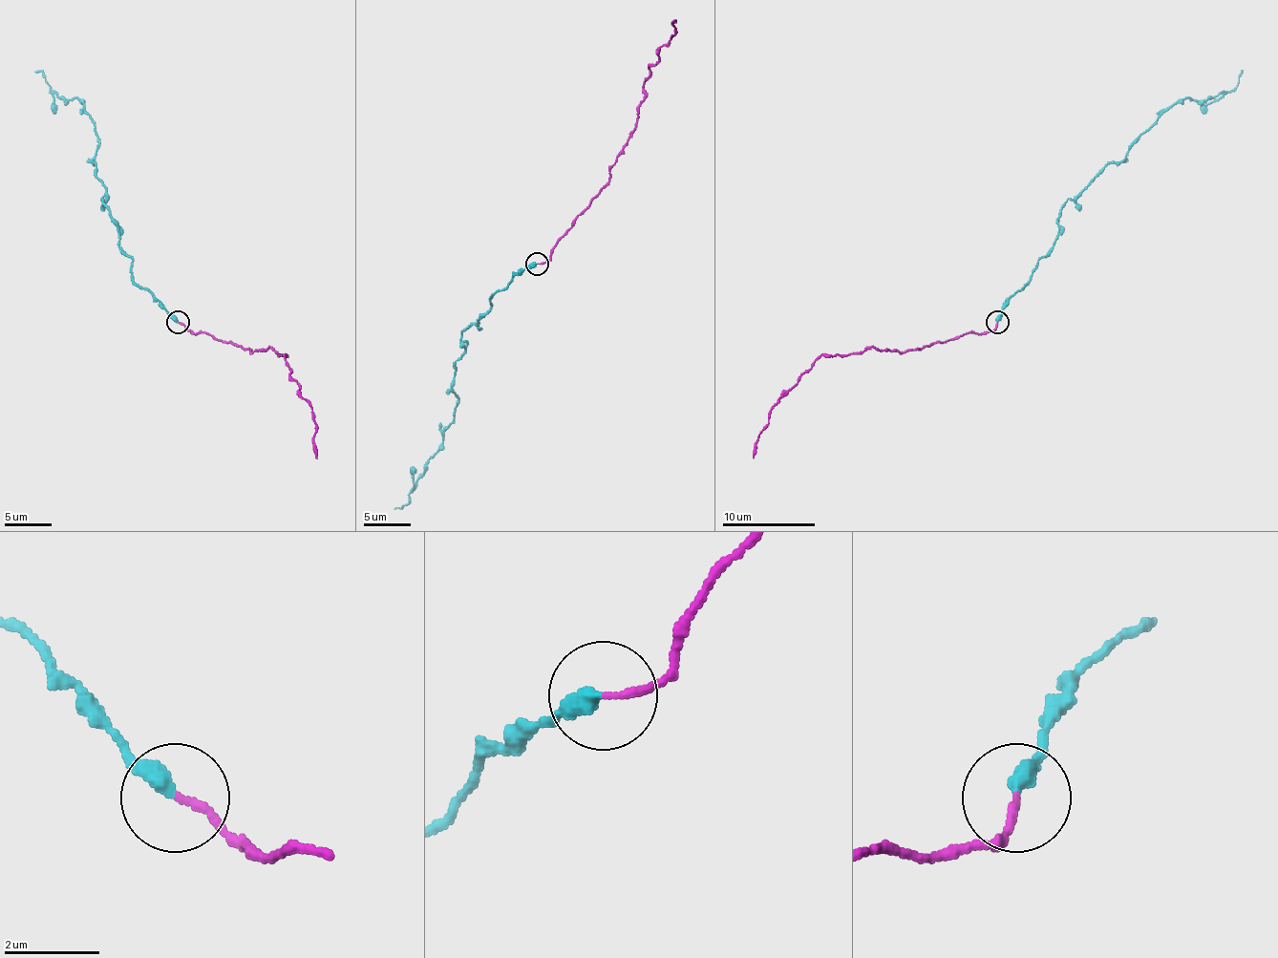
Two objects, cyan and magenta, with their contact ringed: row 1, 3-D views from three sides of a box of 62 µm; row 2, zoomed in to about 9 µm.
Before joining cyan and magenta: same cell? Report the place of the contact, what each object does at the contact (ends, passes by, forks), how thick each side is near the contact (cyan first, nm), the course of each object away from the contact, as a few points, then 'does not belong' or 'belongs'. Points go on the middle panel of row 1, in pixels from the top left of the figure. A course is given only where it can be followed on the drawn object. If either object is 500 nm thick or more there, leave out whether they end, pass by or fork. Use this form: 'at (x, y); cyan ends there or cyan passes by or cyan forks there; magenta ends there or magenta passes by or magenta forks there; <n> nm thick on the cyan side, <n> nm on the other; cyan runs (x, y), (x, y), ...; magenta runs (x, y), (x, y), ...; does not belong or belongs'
at (537, 264); cyan ends there; magenta ends there; 360 nm thick on the cyan side, 150 nm on the other; cyan runs (536, 265), (492, 297), (478, 325), (461, 333), (455, 419), (406, 503), (394, 508); magenta runs (536, 265), (547, 260), (608, 180), (675, 20); belongs

